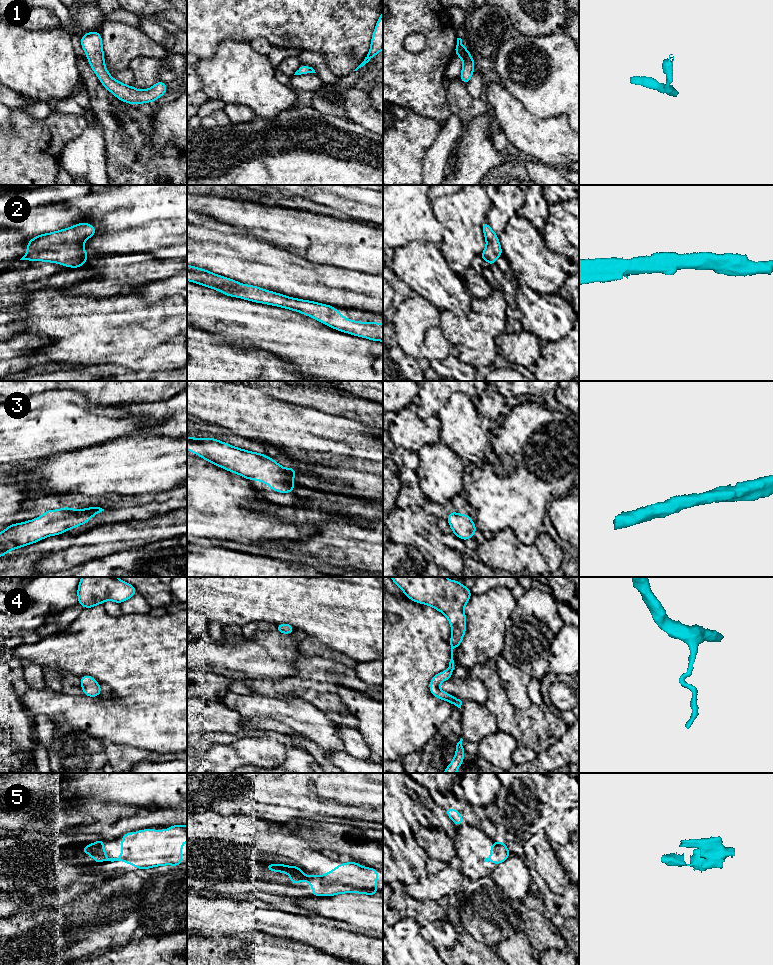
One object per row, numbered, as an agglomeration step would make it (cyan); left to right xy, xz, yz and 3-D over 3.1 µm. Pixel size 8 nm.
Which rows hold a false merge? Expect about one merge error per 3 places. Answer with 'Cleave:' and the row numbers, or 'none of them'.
Cleave: none of them

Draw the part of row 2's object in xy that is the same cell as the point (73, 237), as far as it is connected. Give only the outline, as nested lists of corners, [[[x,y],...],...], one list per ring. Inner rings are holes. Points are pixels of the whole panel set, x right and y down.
[[[79,223],[56,232],[41,234],[27,243],[27,253],[20,260],[45,261],[79,268],[88,260],[84,242],[97,230],[89,223]]]

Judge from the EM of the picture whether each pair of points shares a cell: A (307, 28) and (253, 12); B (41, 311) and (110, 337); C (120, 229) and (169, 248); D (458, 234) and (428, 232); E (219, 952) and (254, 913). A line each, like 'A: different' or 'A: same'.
A: same
B: same
C: same
D: different
E: different

